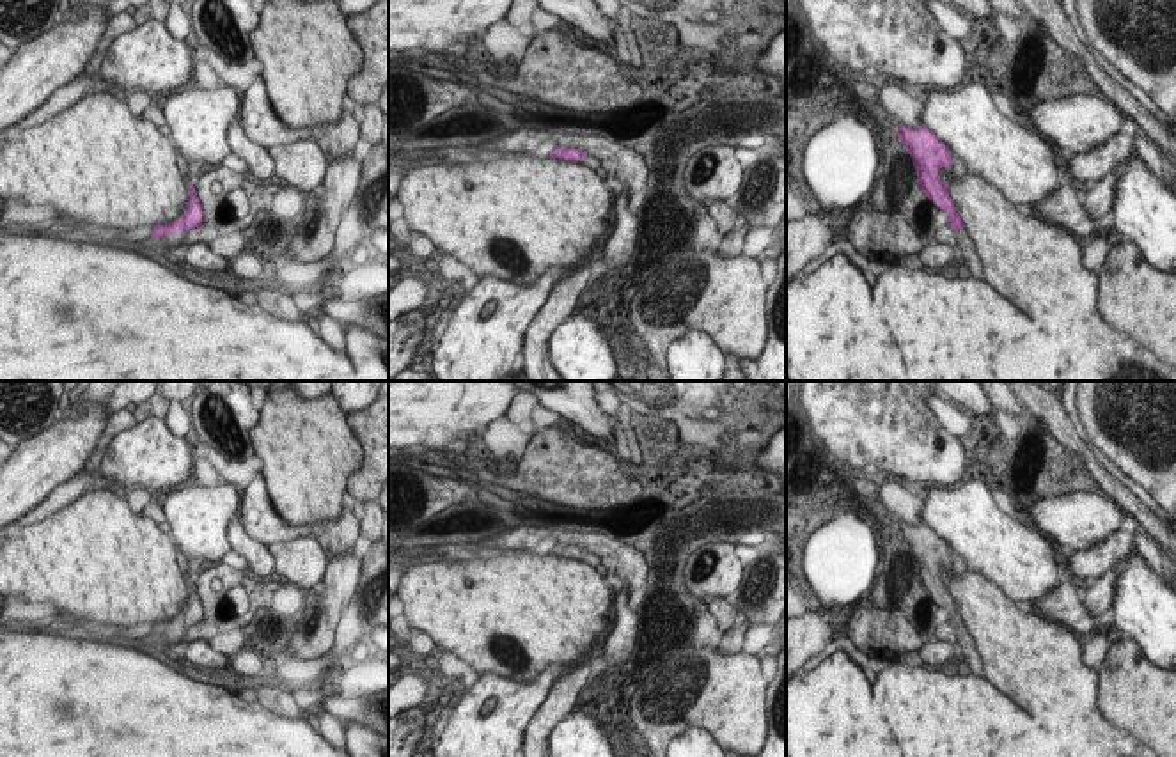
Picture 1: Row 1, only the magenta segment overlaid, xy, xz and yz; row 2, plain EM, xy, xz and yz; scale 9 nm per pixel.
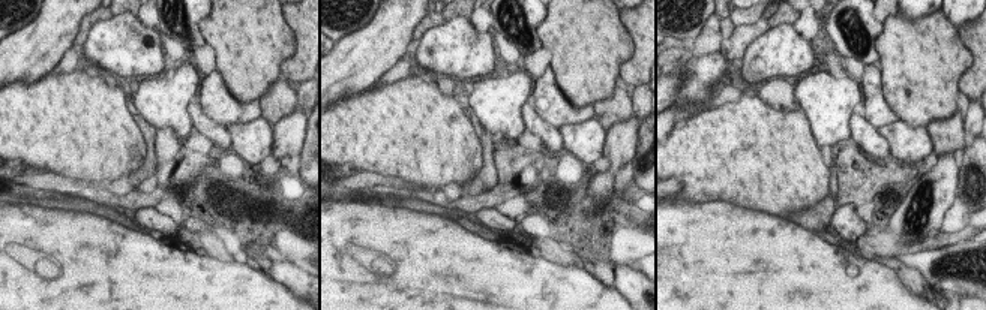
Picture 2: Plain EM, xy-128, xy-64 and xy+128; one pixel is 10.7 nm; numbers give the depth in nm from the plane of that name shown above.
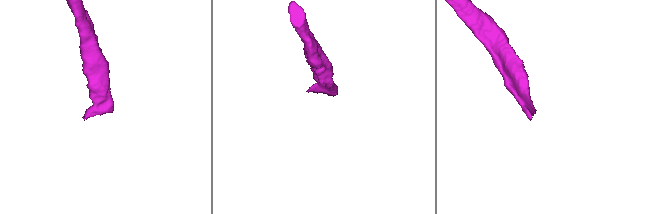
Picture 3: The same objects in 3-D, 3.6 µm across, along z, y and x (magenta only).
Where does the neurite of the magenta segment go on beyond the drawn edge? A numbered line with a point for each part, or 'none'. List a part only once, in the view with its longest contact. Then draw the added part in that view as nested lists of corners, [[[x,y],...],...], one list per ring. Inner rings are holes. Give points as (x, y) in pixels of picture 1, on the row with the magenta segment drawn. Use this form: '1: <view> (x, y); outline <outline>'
1: xy (171, 241); outline [[[188,230],[160,236],[154,239],[156,246],[153,250],[181,250],[179,243],[186,239],[186,234]]]

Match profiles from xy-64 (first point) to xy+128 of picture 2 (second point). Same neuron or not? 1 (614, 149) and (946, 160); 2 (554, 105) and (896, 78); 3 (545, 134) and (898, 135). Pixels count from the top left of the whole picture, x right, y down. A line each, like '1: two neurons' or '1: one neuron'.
1: one neuron
2: two neurons
3: two neurons

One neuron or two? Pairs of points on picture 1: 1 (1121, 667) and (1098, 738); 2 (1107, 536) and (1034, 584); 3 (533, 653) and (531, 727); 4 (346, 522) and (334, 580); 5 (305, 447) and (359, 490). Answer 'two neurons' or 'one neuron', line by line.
1: two neurons
2: two neurons
3: two neurons
4: two neurons
5: two neurons

